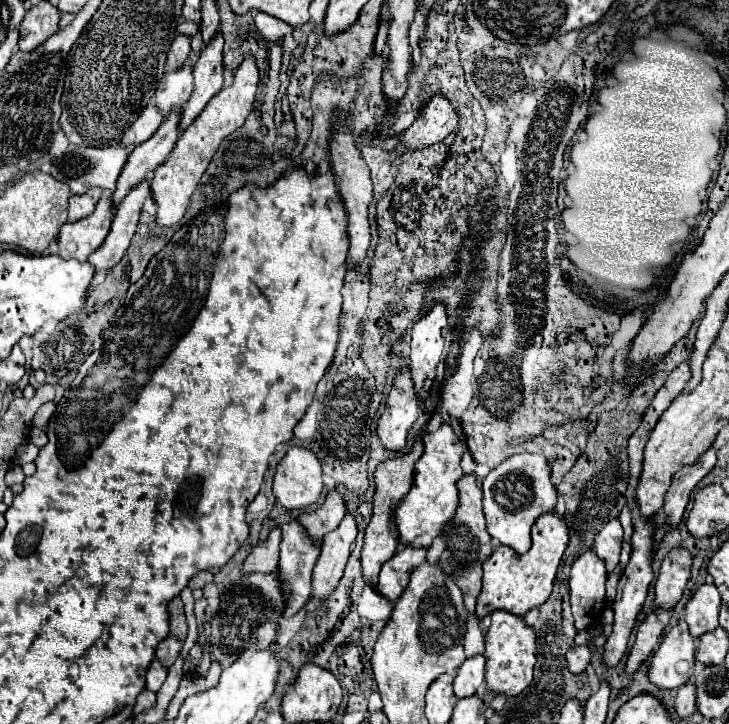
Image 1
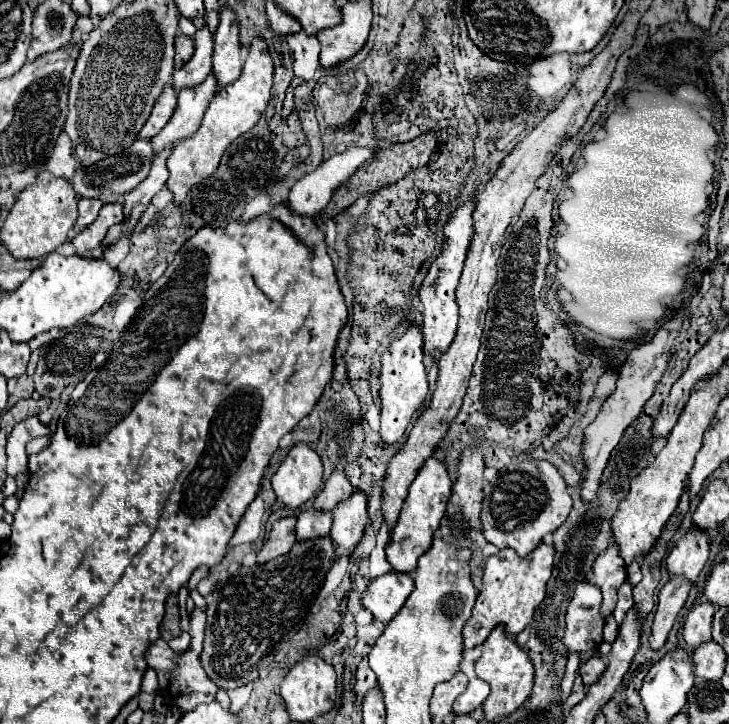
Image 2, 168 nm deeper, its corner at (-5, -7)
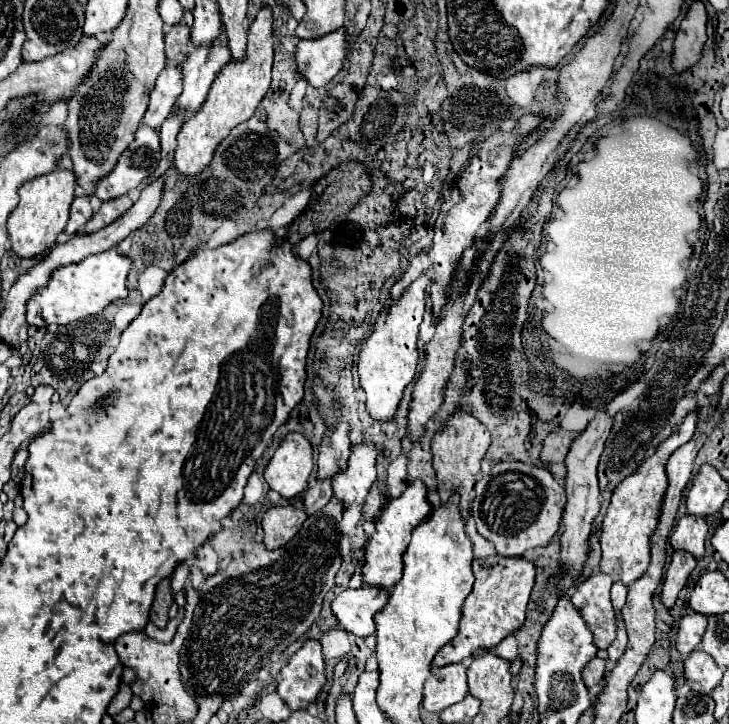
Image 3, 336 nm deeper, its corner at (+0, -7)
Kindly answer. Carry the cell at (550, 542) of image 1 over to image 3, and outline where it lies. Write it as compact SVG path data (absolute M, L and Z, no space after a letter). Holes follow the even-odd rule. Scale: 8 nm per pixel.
M489 556L473 560L475 584L461 608L461 624L457 636L449 642L449 648L441 648L433 658L433 666L447 666L473 656L479 650L497 646L505 636L513 634L525 622L525 606L533 588L533 564L523 558Z

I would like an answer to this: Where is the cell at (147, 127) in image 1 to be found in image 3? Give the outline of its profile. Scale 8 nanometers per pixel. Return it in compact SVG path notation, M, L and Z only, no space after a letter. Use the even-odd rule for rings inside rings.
M165 66L165 70L159 74L157 84L151 92L151 102L149 110L143 116L143 124L151 128L161 128L165 116L171 112L175 100L179 98L183 90L183 78L181 78L181 68L179 66Z

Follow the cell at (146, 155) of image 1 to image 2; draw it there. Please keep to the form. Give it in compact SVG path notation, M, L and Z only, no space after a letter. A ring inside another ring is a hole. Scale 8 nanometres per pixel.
M208 76L204 84L200 84L198 88L190 88L190 92L180 92L170 122L152 138L154 154L160 154L166 148L174 148L180 140L194 136L196 130L200 128L202 116L212 98L214 98L214 76Z

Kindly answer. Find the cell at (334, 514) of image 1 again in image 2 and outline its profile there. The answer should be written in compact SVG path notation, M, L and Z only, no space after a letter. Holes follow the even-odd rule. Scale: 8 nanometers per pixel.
M336 470L324 484L324 490L316 496L314 508L322 512L332 512L340 502L348 500L354 494L354 488L350 486L348 478L342 470Z

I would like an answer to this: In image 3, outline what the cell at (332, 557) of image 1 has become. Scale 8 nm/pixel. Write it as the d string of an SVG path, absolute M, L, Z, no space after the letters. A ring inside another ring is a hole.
M371 442L353 444L347 468L331 478L333 492L345 506L351 502L363 504L371 484L375 482L375 458L377 450Z

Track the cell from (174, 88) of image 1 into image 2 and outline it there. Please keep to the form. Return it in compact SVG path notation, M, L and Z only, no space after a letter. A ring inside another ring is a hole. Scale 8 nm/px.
M208 28L196 30L194 44L196 44L196 50L194 50L194 56L190 58L190 62L184 64L180 70L176 70L172 76L172 88L176 92L180 92L184 88L200 86L206 80L206 76L210 74L214 40L212 40L212 34L208 32Z

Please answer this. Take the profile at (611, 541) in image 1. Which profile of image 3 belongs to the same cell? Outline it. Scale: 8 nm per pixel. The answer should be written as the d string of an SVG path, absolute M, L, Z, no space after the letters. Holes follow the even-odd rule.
M595 572L589 580L581 582L571 596L573 606L581 612L585 624L593 632L595 646L601 650L607 650L617 636L615 610L609 598L611 586L613 582L605 574Z

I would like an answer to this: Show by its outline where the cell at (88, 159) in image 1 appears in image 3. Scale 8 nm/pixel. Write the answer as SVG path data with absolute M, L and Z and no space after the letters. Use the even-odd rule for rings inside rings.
M139 126L135 140L121 154L117 168L97 184L95 196L105 200L113 200L117 196L129 194L139 188L155 170L161 160L161 142L155 128Z

